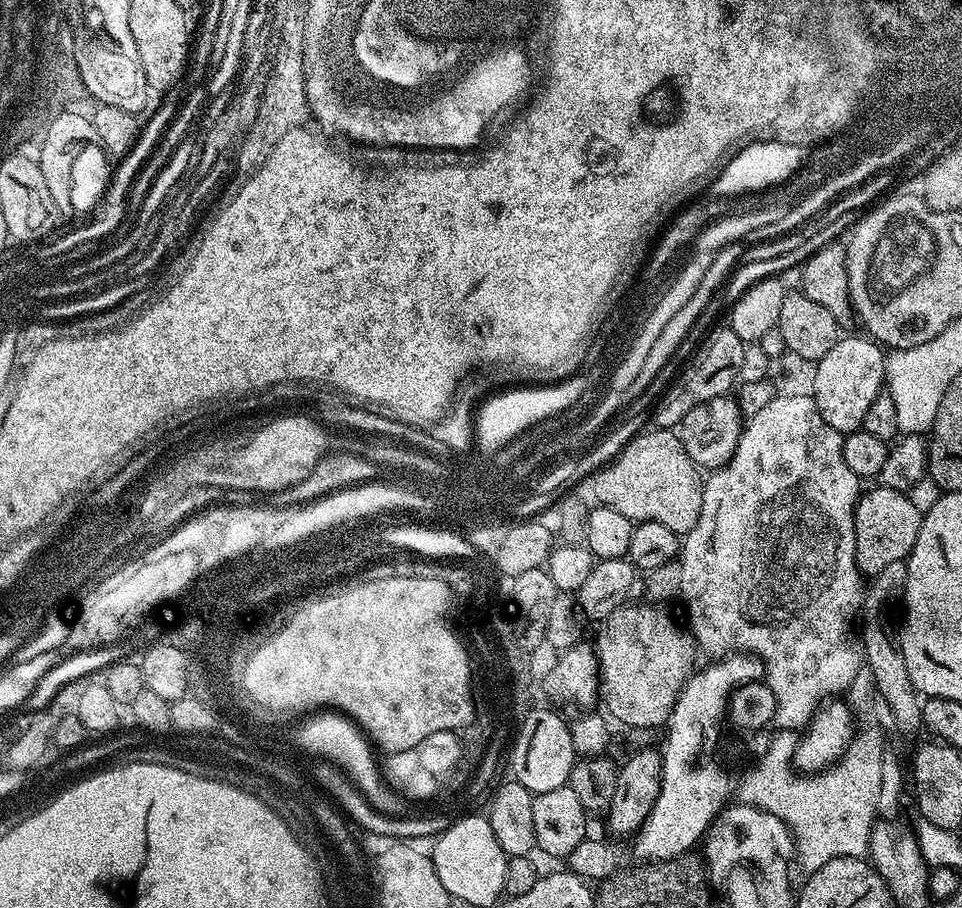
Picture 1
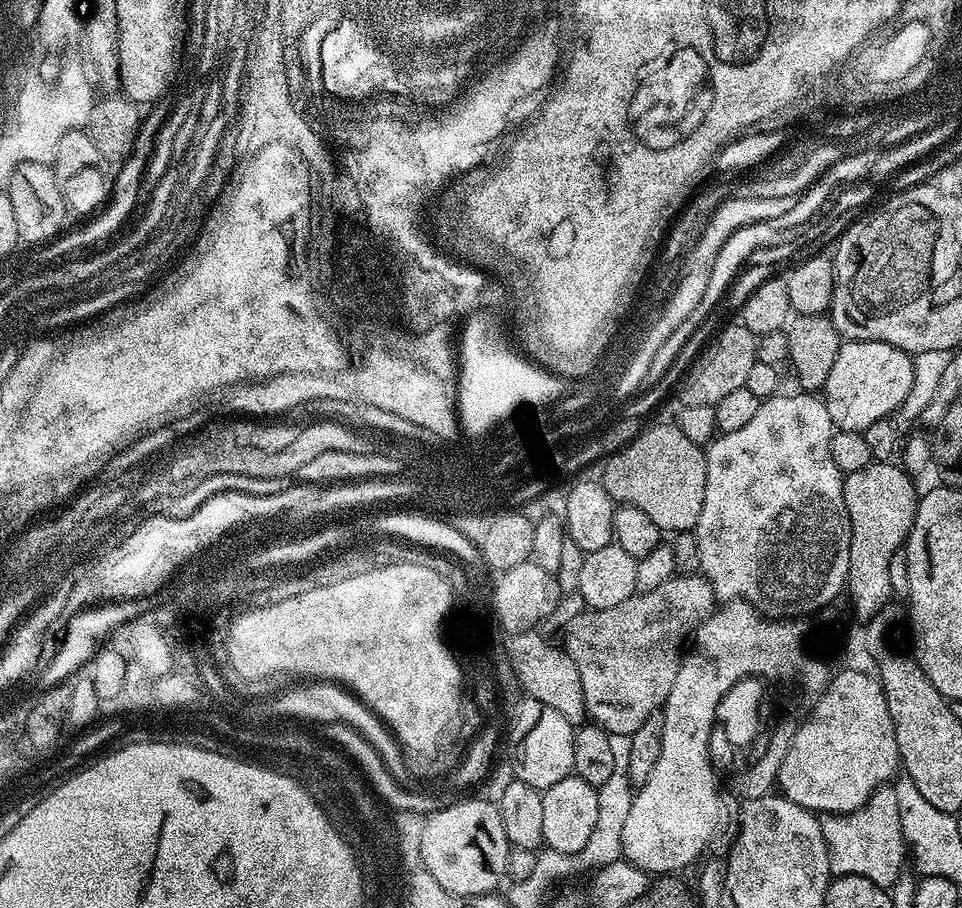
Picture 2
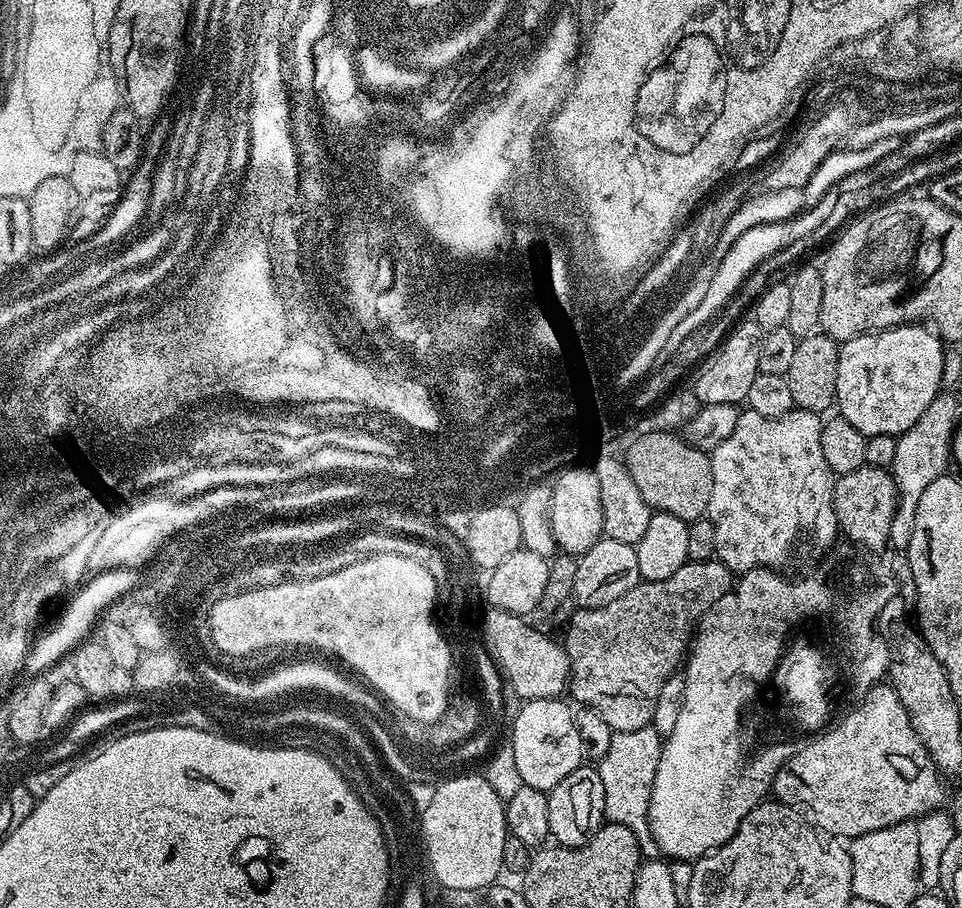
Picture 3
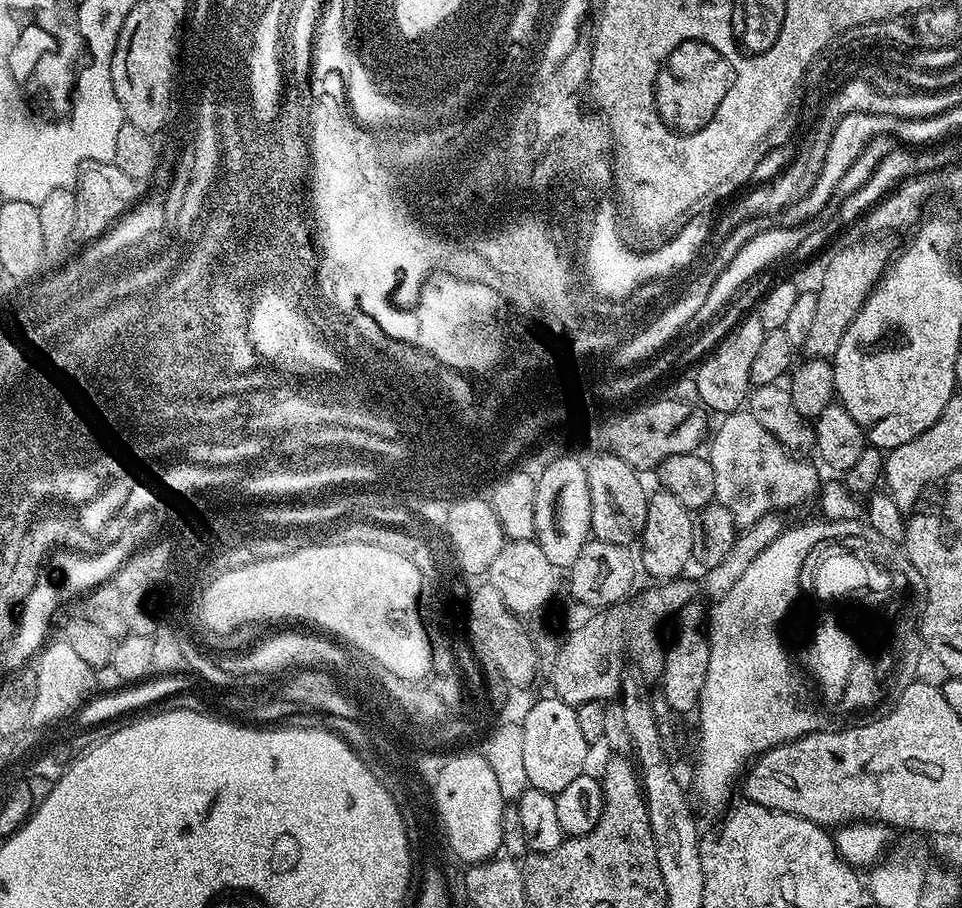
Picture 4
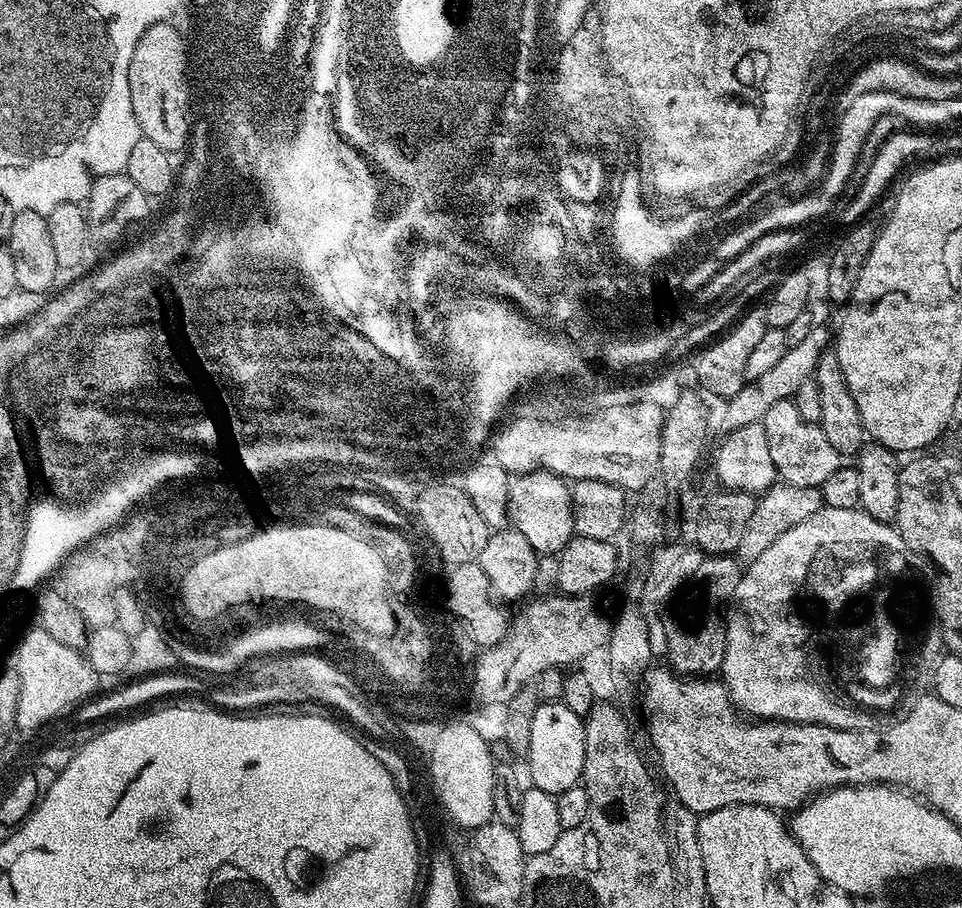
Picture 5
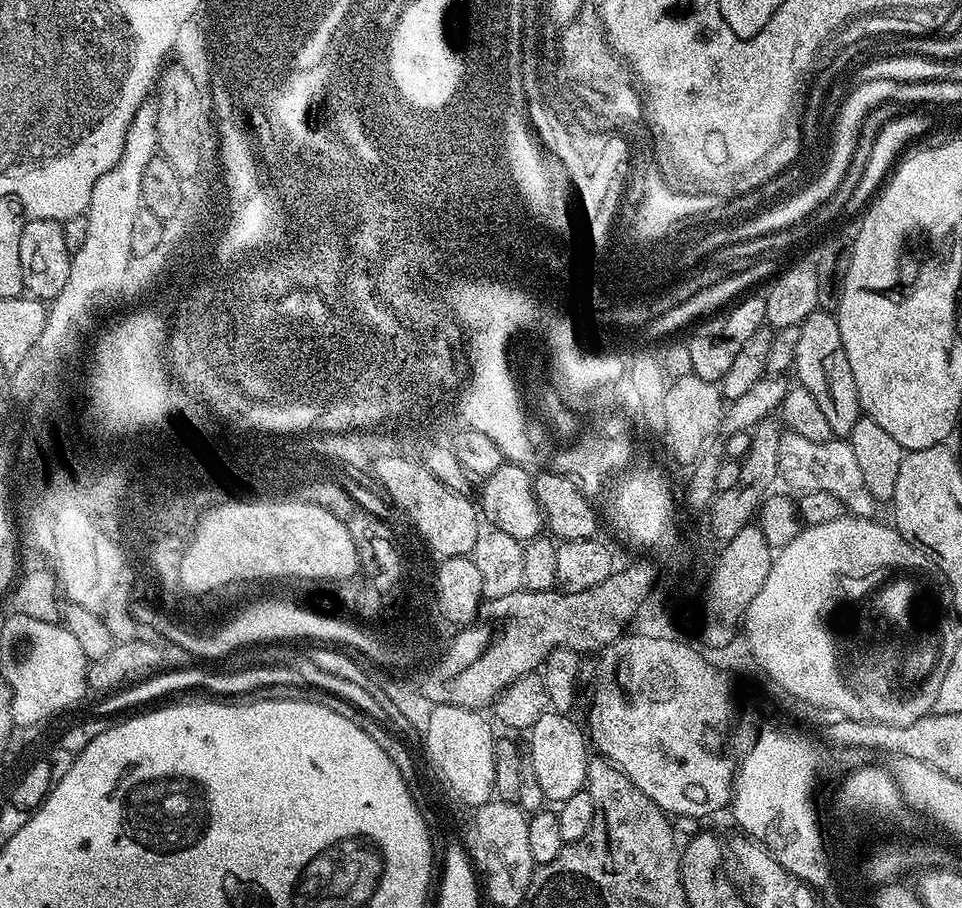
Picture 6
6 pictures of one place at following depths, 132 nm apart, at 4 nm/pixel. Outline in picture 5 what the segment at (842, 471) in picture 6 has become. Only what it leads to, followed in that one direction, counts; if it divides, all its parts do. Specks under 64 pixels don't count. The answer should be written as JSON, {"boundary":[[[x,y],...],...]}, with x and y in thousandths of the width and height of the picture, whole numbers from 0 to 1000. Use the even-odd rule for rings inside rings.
{"boundary":[[[826,439],[805,443],[796,452],[793,464],[796,491],[800,491],[800,504],[805,504],[807,523],[814,532],[825,535],[851,537],[875,513],[875,503],[854,478],[851,466],[836,463],[830,454]]]}

